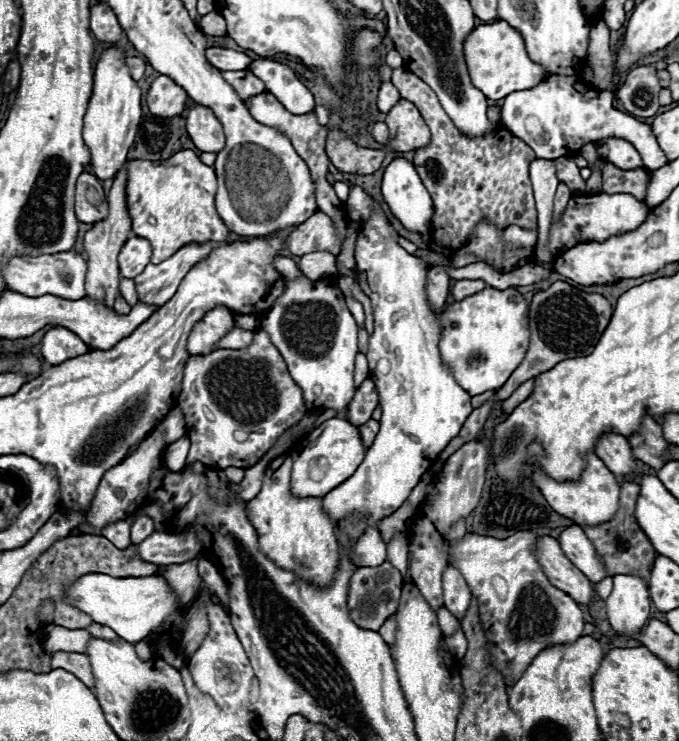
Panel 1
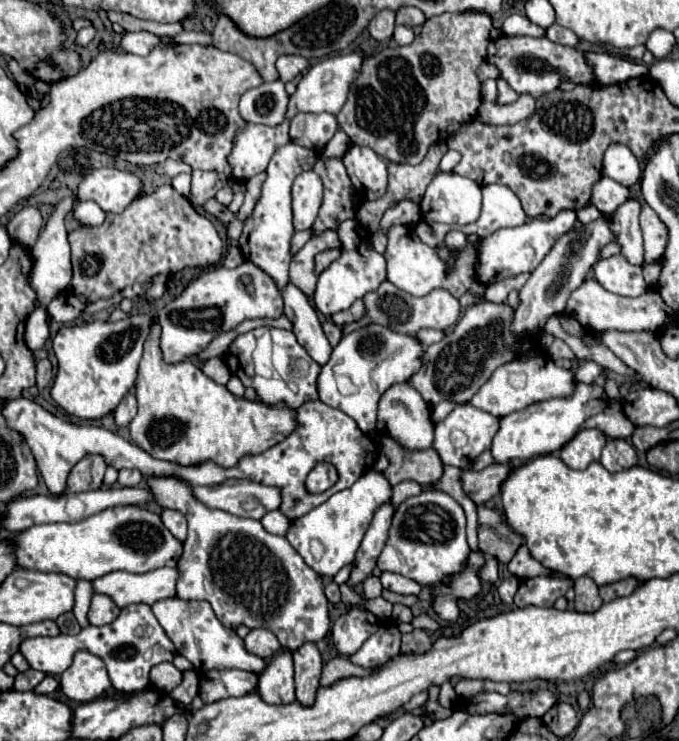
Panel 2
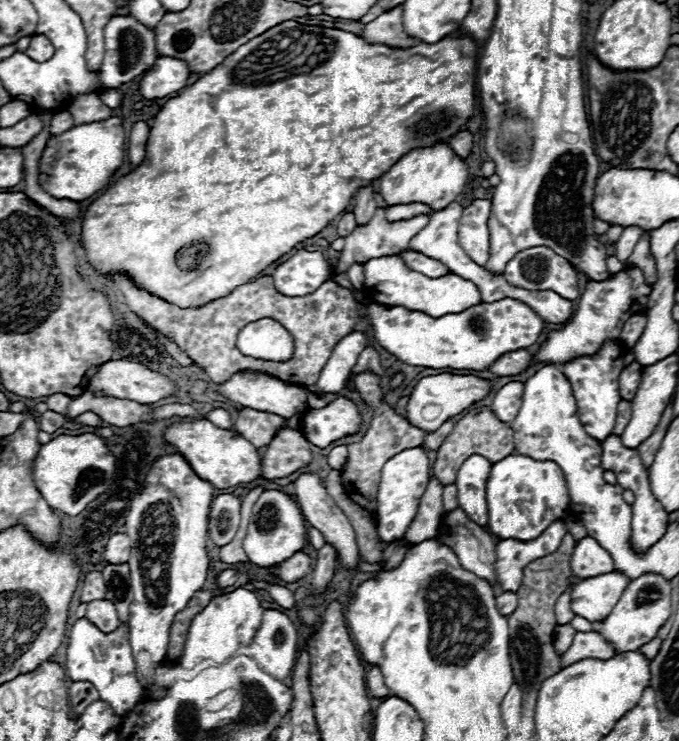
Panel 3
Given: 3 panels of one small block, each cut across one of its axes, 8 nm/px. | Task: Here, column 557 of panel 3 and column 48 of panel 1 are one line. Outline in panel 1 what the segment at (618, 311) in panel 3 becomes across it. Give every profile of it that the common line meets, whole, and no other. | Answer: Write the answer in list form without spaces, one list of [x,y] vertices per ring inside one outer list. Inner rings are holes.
[[[56,326],[50,328],[42,338],[42,356],[44,360],[52,364],[62,364],[68,358],[76,358],[86,354],[90,348],[68,328]]]

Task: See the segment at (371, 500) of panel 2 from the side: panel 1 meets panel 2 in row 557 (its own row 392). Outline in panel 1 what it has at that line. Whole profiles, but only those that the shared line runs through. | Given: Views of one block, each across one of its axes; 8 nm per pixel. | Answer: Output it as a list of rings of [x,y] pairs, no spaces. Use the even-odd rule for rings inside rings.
[[[334,278],[328,280],[286,280],[284,296],[276,308],[262,320],[262,330],[282,354],[292,380],[300,386],[306,410],[336,410],[346,414],[356,392],[354,386],[354,356],[358,352],[358,328],[346,308],[344,294]]]

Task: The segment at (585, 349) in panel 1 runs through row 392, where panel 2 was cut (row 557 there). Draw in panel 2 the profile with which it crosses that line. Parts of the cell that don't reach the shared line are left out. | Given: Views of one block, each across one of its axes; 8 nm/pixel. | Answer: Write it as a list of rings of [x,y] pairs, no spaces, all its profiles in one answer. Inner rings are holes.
[[[486,506],[478,508],[478,548],[484,554],[508,564],[520,542],[522,538],[508,528],[500,510],[488,510]]]

